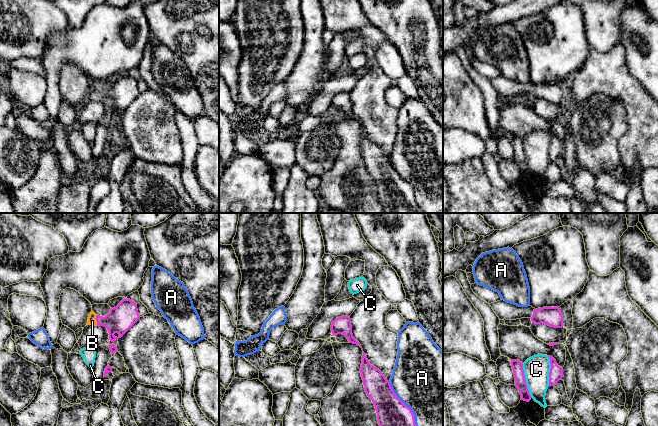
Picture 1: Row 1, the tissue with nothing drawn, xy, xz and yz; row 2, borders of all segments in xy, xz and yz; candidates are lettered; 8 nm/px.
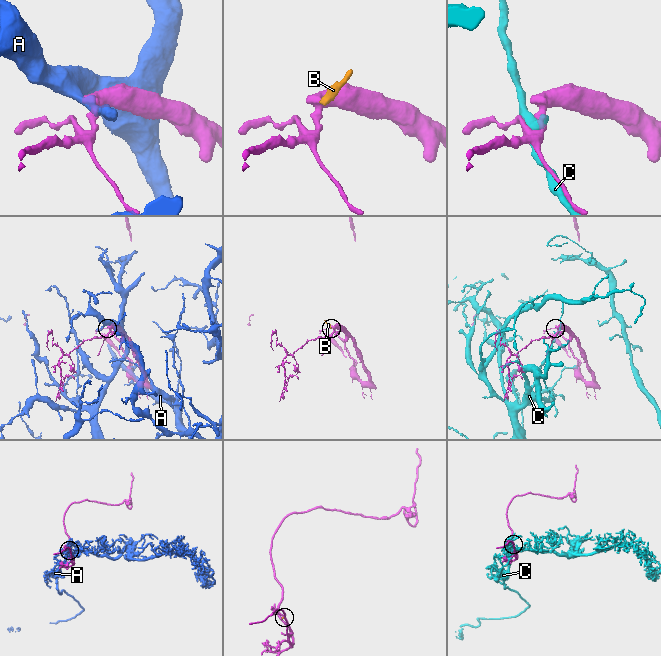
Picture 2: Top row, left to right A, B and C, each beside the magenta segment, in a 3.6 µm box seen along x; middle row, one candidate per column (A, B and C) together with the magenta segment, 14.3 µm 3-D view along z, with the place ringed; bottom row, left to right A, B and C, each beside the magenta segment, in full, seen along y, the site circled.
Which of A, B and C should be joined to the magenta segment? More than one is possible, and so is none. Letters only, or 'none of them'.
B

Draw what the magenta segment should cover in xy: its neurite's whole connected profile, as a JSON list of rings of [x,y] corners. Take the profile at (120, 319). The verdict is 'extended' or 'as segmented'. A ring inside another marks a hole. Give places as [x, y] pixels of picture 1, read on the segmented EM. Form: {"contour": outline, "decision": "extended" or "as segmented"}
{"contour": [[[125,298],[116,307],[111,308],[105,317],[91,311],[87,325],[106,327],[110,341],[114,342],[121,338],[139,318],[137,304]]], "decision": "extended"}

